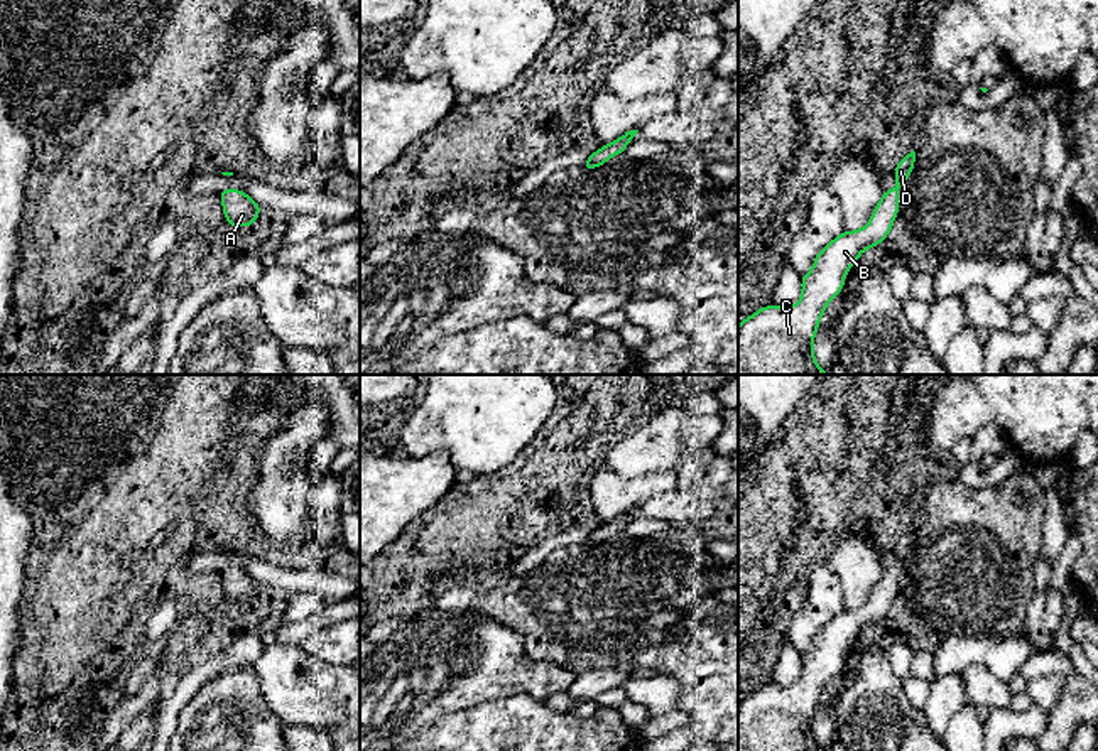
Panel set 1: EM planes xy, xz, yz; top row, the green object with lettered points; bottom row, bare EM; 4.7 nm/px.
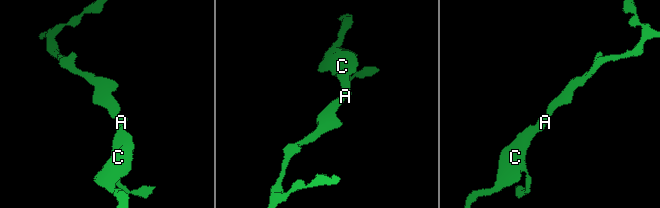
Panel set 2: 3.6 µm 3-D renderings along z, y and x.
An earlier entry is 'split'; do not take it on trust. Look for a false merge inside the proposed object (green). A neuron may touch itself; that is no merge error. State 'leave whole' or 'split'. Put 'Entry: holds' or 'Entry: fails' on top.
Entry: fails
leave whole

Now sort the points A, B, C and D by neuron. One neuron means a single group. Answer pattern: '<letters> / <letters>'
A B C D

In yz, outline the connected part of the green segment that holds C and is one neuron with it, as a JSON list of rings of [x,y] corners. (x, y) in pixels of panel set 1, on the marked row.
[[[916,152],[902,157],[894,170],[897,186],[883,191],[867,226],[843,231],[814,258],[813,268],[801,277],[802,294],[797,304],[777,307],[770,304],[745,317],[738,326],[738,375],[828,375],[814,359],[814,336],[828,304],[843,290],[845,277],[865,250],[880,245],[890,233],[899,213],[899,192],[912,174]]]

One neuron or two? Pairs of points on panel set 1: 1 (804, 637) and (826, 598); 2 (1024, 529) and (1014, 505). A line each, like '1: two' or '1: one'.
1: one
2: one

